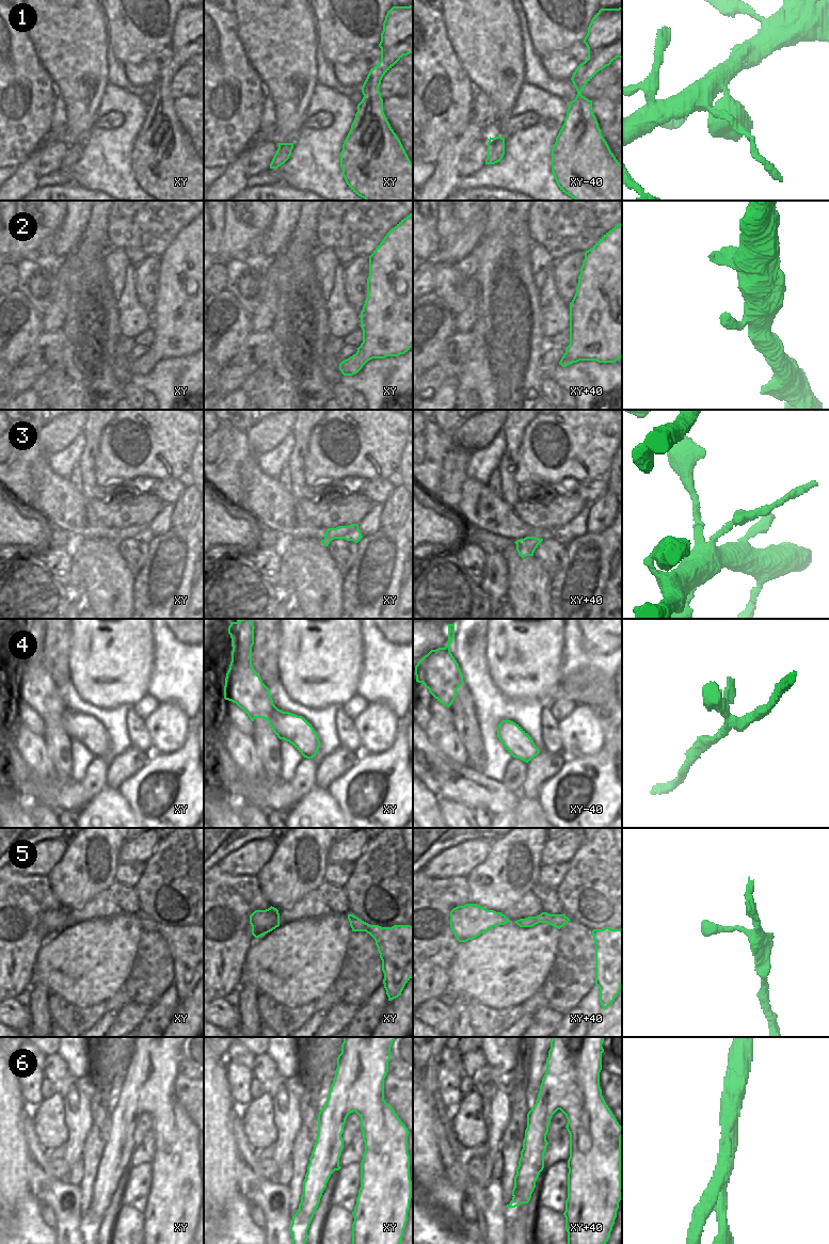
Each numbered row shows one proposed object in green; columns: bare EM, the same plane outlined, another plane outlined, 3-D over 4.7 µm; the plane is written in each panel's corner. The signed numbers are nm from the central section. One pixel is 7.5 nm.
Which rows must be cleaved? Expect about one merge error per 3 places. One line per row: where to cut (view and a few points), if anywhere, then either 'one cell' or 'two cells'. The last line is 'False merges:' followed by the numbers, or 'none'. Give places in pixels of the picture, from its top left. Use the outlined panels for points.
1: cut none; one cell
2: cut none; one cell
3: cut xy (324, 538), (330, 541); two cells
4: cut none; one cell
5: cut xy (372, 925), (371, 932), (373, 938); two cells
6: cut none; one cell
False merges: 3, 5

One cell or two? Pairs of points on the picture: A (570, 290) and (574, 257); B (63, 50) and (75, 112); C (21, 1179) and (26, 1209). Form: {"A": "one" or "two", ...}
{"A": "one", "B": "one", "C": "two"}

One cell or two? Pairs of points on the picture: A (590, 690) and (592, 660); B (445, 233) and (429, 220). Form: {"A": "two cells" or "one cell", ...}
{"A": "two cells", "B": "two cells"}

